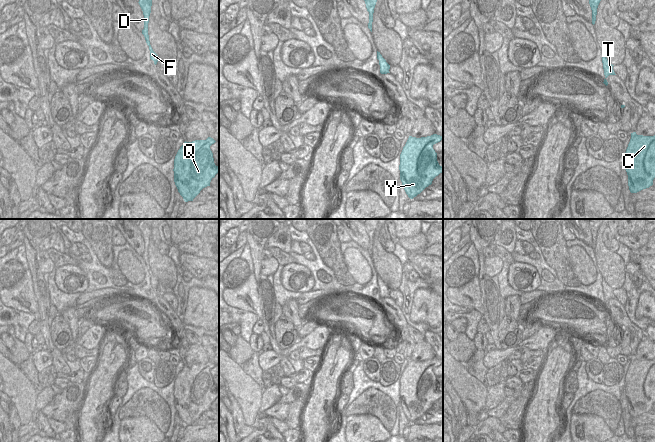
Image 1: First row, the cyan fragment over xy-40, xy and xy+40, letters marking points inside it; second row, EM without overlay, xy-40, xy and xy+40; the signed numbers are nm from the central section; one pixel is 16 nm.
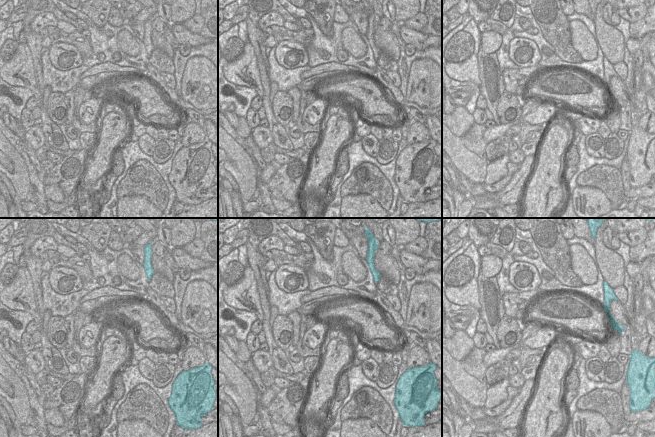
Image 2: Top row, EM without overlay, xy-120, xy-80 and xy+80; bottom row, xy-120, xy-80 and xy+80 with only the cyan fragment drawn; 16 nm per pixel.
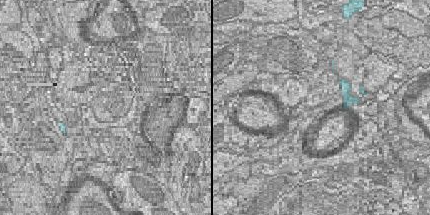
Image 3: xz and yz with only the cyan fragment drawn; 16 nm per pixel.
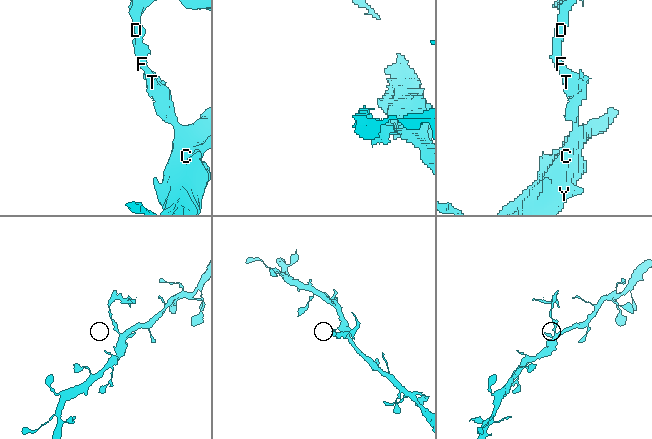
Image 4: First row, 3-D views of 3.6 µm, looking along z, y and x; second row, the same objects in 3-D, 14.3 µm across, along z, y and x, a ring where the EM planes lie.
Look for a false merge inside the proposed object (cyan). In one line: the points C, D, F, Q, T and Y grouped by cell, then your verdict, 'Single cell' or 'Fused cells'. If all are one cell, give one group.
Groups: C Q T Y / D F. Fused cells.

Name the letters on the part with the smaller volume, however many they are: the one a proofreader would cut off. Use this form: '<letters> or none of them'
D, F

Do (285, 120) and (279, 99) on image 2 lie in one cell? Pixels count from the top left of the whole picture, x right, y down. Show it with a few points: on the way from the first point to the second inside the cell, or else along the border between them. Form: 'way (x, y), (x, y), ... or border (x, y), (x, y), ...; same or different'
way (283, 115), (282, 104); same

